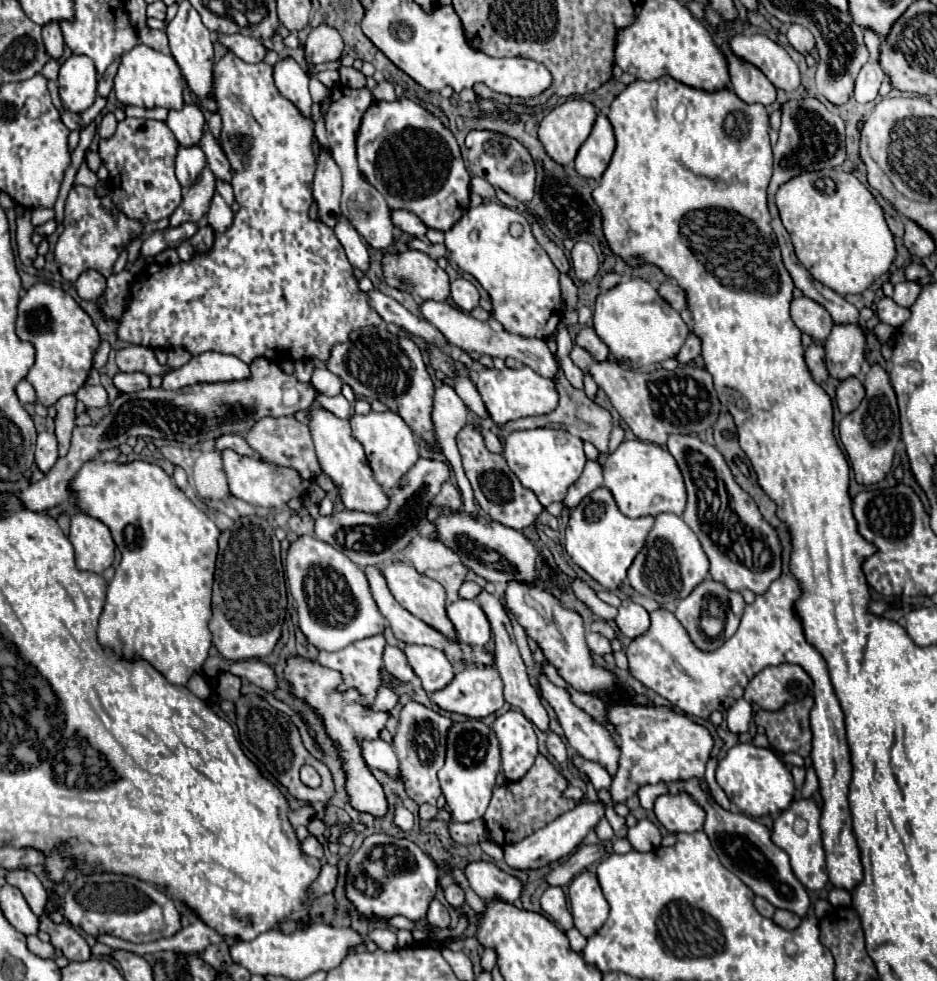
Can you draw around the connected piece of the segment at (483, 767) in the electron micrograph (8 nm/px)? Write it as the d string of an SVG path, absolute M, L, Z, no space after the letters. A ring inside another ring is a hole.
M480 720L456 722L448 732L446 764L438 772L446 804L450 806L450 814L456 822L474 822L486 814L486 806L490 804L498 772L500 772L500 746L496 734Z

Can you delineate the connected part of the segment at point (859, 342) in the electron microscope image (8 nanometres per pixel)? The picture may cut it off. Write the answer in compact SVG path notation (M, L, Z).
M834 324L828 340L824 342L824 350L830 376L838 380L860 376L866 356L866 336L862 326Z

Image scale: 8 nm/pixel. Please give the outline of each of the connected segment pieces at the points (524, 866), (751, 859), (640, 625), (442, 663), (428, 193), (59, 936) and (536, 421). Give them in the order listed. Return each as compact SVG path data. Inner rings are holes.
M584 800L574 810L558 816L554 822L550 822L542 830L536 830L532 836L524 838L522 842L504 846L504 860L508 866L520 868L520 870L528 870L528 868L534 870L534 868L542 868L554 860L560 860L560 858L572 854L580 846L580 842L588 836L588 832L598 826L598 822L604 818L604 814L606 814L606 804L602 800L596 800L596 802Z
M686 780L686 782L674 782L674 784L656 784L656 786L642 786L638 790L638 798L640 798L640 806L644 810L652 810L654 800L664 794L664 792L678 792L678 790L686 790L688 794L692 794L692 798L706 810L706 822L704 822L704 832L708 834L720 862L732 872L736 874L754 894L766 898L772 906L782 908L782 910L790 910L794 914L798 914L800 918L806 916L808 908L810 908L810 896L806 892L806 888L802 886L802 882L798 882L798 878L794 876L792 868L790 868L790 860L788 854L778 848L776 844L772 844L770 840L770 830L766 826L762 826L760 822L738 814L738 812L726 812L722 810L712 796L708 796L706 792L700 790L696 780Z
M624 600L620 604L618 616L616 616L614 622L620 628L620 632L624 636L632 638L632 640L642 636L650 628L650 616L648 616L648 612L642 606L638 606L638 604L630 602L630 600Z
M410 644L404 646L404 654L428 694L446 688L454 680L454 666L442 650L432 646Z
M400 98L394 102L374 102L362 118L356 138L356 150L360 172L386 198L392 210L412 210L428 228L436 228L442 232L450 230L458 222L458 218L468 210L470 174L464 166L458 142L452 132L444 128L442 122L428 110L424 110L420 104L408 98Z
M40 916L40 930L50 934L52 944L64 952L70 962L86 962L90 954L90 946L86 940L68 924L54 924L48 916Z
M560 372L556 386L558 386L558 394L560 394L560 404L556 410L552 410L550 414L544 414L544 416L528 416L528 418L518 418L518 420L506 422L506 424L498 424L498 428L502 432L530 430L530 428L562 428L562 430L582 438L584 442L594 444L598 448L598 452L606 452L608 450L608 436L612 430L612 416L604 408L600 408L596 402L592 402L582 390L576 390L574 386L570 386L570 382L562 376L562 372Z

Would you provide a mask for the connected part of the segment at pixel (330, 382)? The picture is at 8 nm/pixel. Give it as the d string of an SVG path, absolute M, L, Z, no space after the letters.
M316 366L314 374L312 374L312 386L318 392L322 392L324 396L338 396L338 394L342 394L344 382L336 374L326 370L324 366Z

